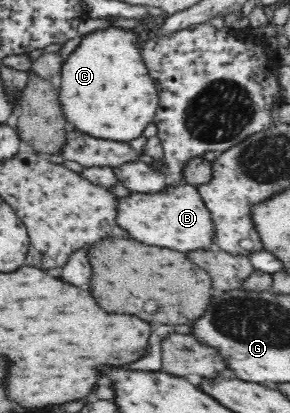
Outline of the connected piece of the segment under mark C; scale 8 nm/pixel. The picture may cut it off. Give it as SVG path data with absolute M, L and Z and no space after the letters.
M110 26L104 30L96 30L88 33L80 44L70 54L68 61L62 63L64 67L60 71L62 75L62 109L64 117L82 133L88 133L92 137L128 142L142 137L144 129L154 121L159 107L159 95L156 91L153 79L148 68L143 64L142 55L138 46L139 34L134 30L125 30Z

